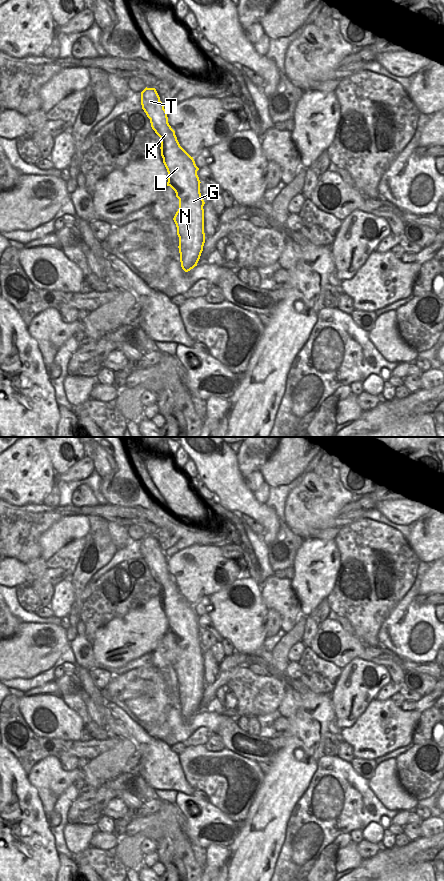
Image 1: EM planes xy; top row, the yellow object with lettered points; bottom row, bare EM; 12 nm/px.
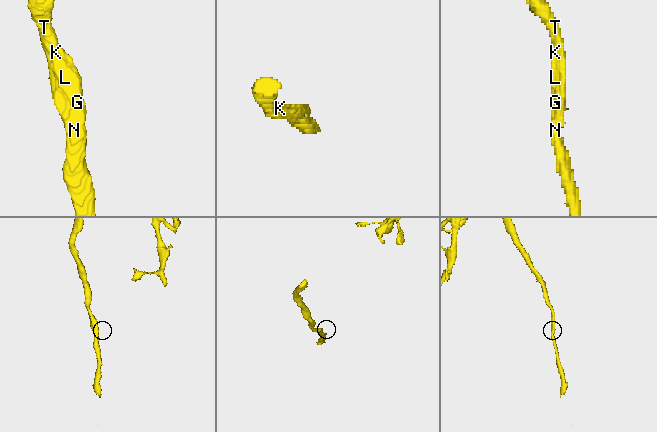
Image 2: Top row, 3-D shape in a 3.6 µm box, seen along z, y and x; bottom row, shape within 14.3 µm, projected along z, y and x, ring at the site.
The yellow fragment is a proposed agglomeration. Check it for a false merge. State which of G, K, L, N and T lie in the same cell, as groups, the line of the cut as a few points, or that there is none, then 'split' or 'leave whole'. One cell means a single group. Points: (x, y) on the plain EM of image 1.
groups G K L N T; cut none; leave whole

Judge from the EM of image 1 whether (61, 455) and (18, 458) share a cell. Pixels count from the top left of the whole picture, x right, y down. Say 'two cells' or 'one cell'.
two cells

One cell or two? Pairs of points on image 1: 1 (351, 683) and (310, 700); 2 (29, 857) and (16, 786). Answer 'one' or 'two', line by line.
1: two
2: one

